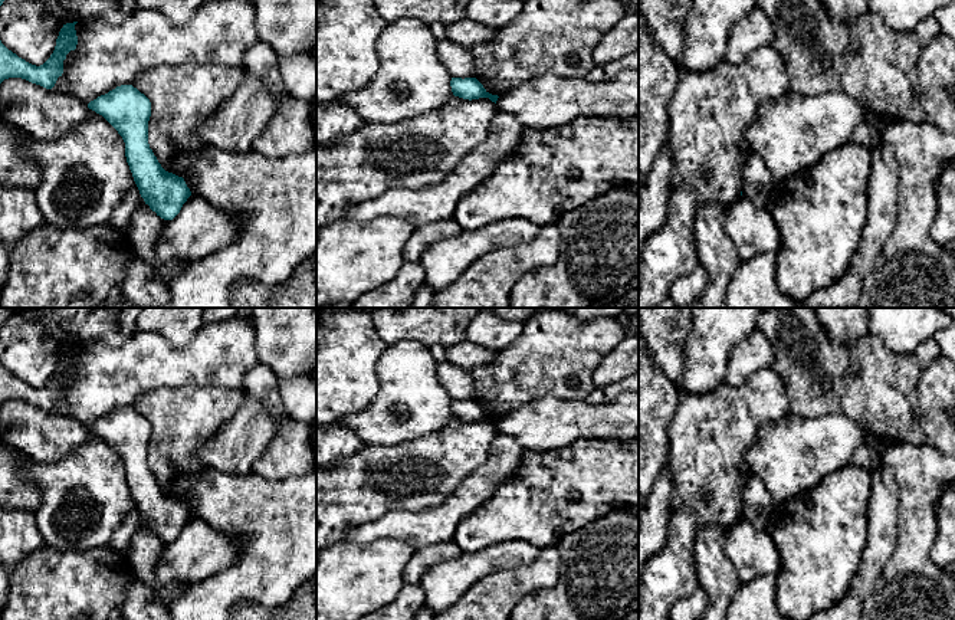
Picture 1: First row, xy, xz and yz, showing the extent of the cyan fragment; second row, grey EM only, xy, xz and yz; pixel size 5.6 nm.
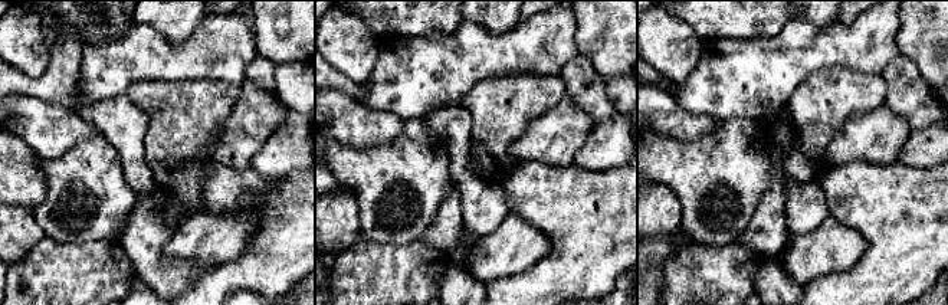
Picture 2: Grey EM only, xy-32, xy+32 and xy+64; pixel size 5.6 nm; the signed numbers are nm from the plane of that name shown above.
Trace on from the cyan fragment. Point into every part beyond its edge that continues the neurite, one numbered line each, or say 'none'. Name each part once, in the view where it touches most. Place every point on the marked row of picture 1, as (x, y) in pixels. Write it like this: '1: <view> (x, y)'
none

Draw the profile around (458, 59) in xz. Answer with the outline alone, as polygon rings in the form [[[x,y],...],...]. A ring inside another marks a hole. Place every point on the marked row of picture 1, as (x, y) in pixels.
[[[449,39],[437,40],[437,56],[453,78],[476,78],[472,50]]]

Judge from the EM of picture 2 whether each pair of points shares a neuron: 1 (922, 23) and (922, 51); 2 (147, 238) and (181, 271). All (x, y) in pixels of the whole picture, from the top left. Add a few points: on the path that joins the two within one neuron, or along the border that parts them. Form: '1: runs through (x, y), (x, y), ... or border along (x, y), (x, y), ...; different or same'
1: runs through (922, 30), (922, 43); same
2: runs through (147, 249), (170, 271); same

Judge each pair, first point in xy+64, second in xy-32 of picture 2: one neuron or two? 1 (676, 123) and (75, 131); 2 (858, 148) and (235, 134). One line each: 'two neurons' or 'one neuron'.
1: one neuron
2: one neuron

